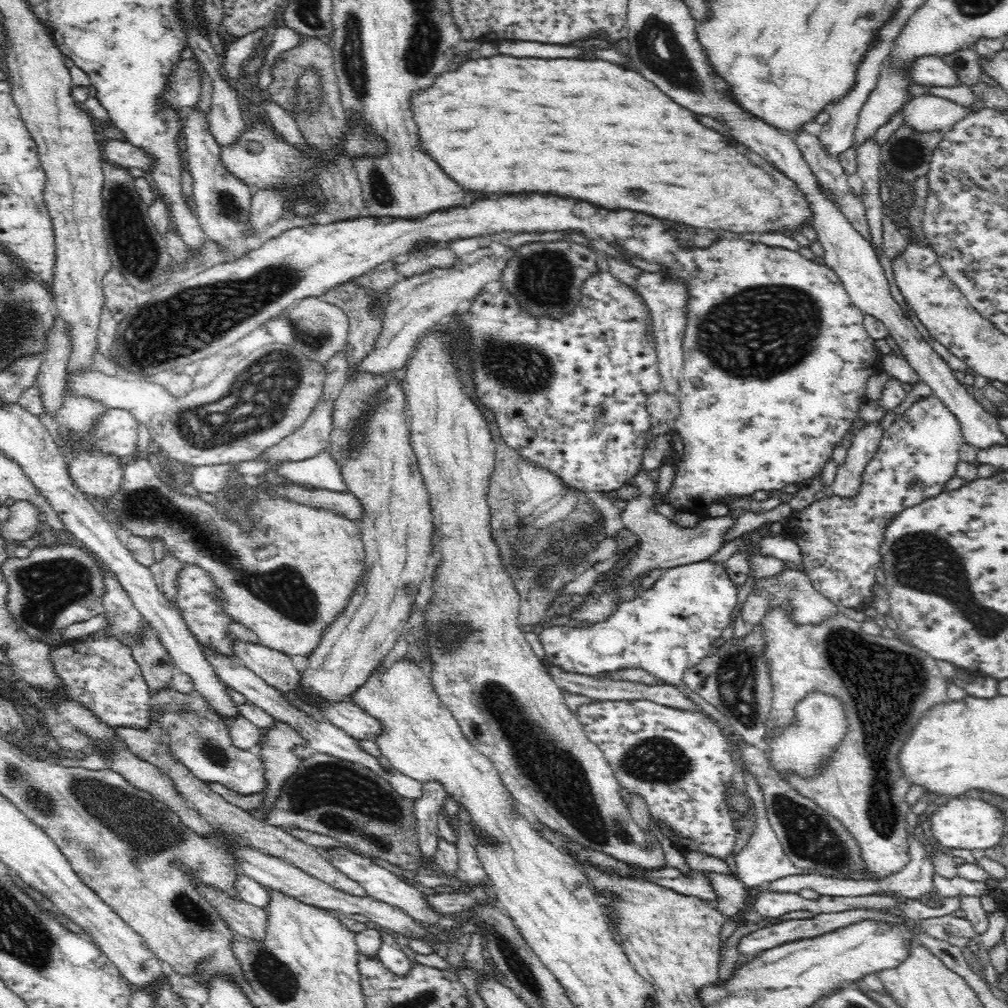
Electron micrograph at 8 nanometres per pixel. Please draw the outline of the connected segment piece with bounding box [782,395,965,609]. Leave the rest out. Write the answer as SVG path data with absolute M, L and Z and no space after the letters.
M935 395L931 397L926 397L917 403L914 403L909 409L905 411L902 415L899 415L893 424L887 429L884 430L882 434L882 440L879 442L878 450L874 452L874 456L870 459L870 462L866 464L861 476L861 487L857 495L854 495L850 498L842 498L832 495L831 497L818 497L814 502L808 507L802 509L801 511L793 511L791 515L783 522L783 534L792 538L796 544L800 547L803 557L803 568L804 573L810 578L812 585L815 590L819 591L819 594L826 596L830 599L832 603L836 606L844 608L855 608L863 609L866 606L870 605L873 597L873 589L877 584L876 574L881 568L881 552L880 546L884 542L884 537L882 537L882 530L886 528L886 522L892 522L898 512L903 510L904 507L916 506L918 502L922 502L923 499L928 497L936 496L943 492L944 484L956 476L956 464L960 462L960 446L964 444L965 440L962 436L962 431L960 430L960 423L956 418L956 415Z

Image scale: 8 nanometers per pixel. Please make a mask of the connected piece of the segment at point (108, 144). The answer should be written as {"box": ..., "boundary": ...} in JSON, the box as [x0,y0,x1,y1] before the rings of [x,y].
{"box":[100,140,150,172],"boundary":[[[107,140],[100,142],[103,156],[127,168],[140,168],[144,172],[150,170],[150,157],[143,153],[142,148],[135,148],[127,142]]]}

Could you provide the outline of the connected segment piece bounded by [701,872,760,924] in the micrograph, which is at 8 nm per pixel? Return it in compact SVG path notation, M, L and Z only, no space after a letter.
M701 872L708 877L710 884L716 891L716 900L710 904L716 907L725 918L736 916L738 924L742 921L742 910L746 910L745 904L748 904L748 896L754 900L758 898L760 889L744 887L744 883L738 879L737 875L730 875L728 873L714 873L714 872Z

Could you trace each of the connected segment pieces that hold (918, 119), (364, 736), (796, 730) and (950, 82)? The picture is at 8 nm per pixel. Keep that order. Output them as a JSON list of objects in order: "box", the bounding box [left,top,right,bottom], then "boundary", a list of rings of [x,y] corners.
[{"box":[902,94,984,132],"boundary":[[[925,94],[912,97],[905,104],[902,108],[904,114],[902,124],[920,132],[944,131],[966,117],[966,114],[978,110],[980,106],[984,105],[978,97],[971,108],[965,108],[950,100]]]},{"box":[317,700,382,740],"boundary":[[[349,700],[326,704],[317,711],[318,716],[336,725],[356,740],[374,740],[382,732],[382,723]]]},{"box":[765,693,848,776],"boundary":[[[812,693],[796,706],[796,721],[781,730],[765,747],[769,765],[776,770],[792,770],[797,774],[810,776],[816,768],[826,762],[826,754],[846,736],[848,720],[844,714],[844,704],[828,694]]]},{"box":[910,56,960,87],"boundary":[[[940,56],[918,57],[912,64],[910,79],[914,85],[928,87],[958,87],[960,79],[958,73],[948,66]]]}]

